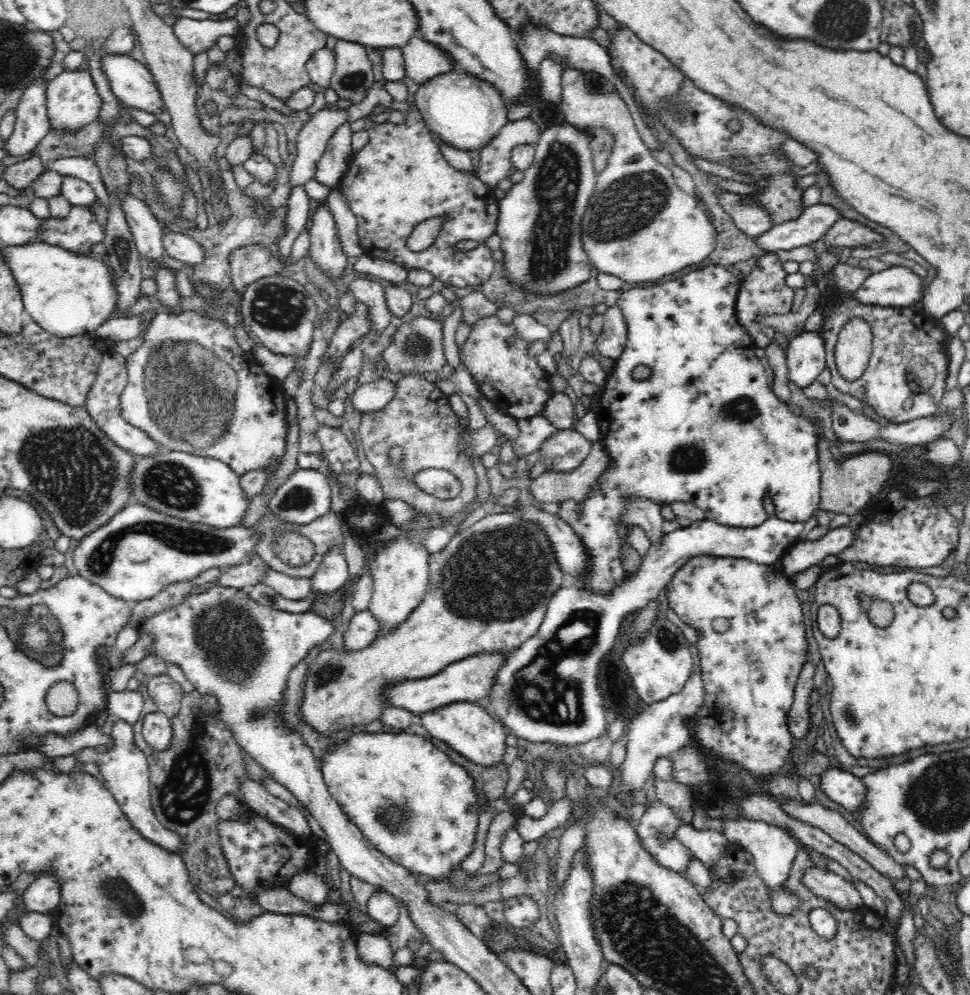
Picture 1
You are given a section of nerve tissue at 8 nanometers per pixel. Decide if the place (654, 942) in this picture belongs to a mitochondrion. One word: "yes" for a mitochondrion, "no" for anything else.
yes

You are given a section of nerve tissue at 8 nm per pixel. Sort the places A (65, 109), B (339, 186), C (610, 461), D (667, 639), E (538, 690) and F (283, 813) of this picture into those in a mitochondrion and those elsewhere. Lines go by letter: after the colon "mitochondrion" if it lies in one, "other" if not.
A: other
B: other
C: other
D: mitochondrion
E: mitochondrion
F: other

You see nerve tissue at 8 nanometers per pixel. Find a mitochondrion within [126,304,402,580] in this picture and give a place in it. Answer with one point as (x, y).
(189, 393)

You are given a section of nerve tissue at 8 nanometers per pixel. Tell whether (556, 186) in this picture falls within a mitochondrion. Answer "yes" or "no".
yes

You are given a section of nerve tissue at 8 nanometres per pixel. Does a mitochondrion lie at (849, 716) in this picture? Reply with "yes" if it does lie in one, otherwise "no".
no

